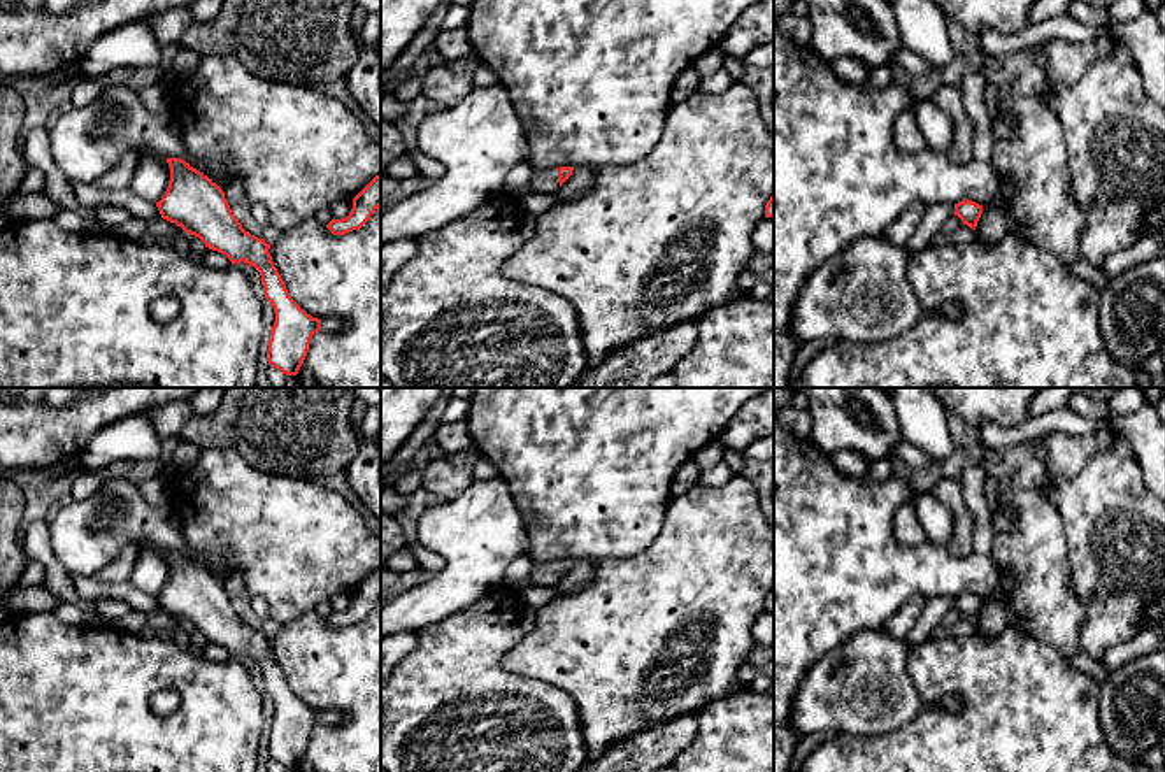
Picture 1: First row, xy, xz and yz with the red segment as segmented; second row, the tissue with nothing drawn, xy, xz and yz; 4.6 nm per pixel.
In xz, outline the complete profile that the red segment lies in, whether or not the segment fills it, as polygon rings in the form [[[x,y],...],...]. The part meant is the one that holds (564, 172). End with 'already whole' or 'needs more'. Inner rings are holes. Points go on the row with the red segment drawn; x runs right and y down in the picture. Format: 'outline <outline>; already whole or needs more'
outline [[[560,167],[554,170],[533,172],[525,193],[553,193],[572,175],[574,167]]]; needs more

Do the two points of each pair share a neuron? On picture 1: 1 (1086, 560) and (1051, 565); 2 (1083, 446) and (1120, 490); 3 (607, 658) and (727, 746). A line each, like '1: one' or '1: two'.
1: two
2: two
3: two

